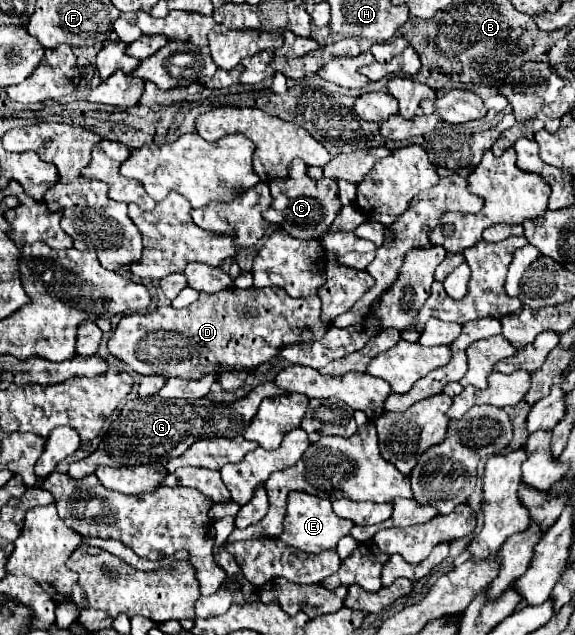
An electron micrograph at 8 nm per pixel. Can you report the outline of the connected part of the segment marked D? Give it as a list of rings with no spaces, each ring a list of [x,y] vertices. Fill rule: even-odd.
[[[268,286],[268,288],[250,288],[250,290],[236,290],[226,288],[226,292],[206,294],[200,292],[198,300],[190,304],[188,308],[176,310],[172,306],[158,306],[154,312],[148,314],[128,314],[122,316],[116,330],[112,332],[112,338],[108,340],[108,350],[114,358],[124,362],[128,368],[132,368],[138,374],[158,374],[164,378],[180,376],[180,378],[200,378],[204,372],[216,368],[216,372],[222,372],[222,366],[234,366],[240,368],[258,368],[266,364],[270,358],[276,356],[278,348],[286,344],[298,344],[300,330],[304,326],[310,326],[314,330],[314,340],[320,340],[326,332],[326,326],[320,322],[320,300],[318,296],[310,298],[292,298],[282,288]]]

